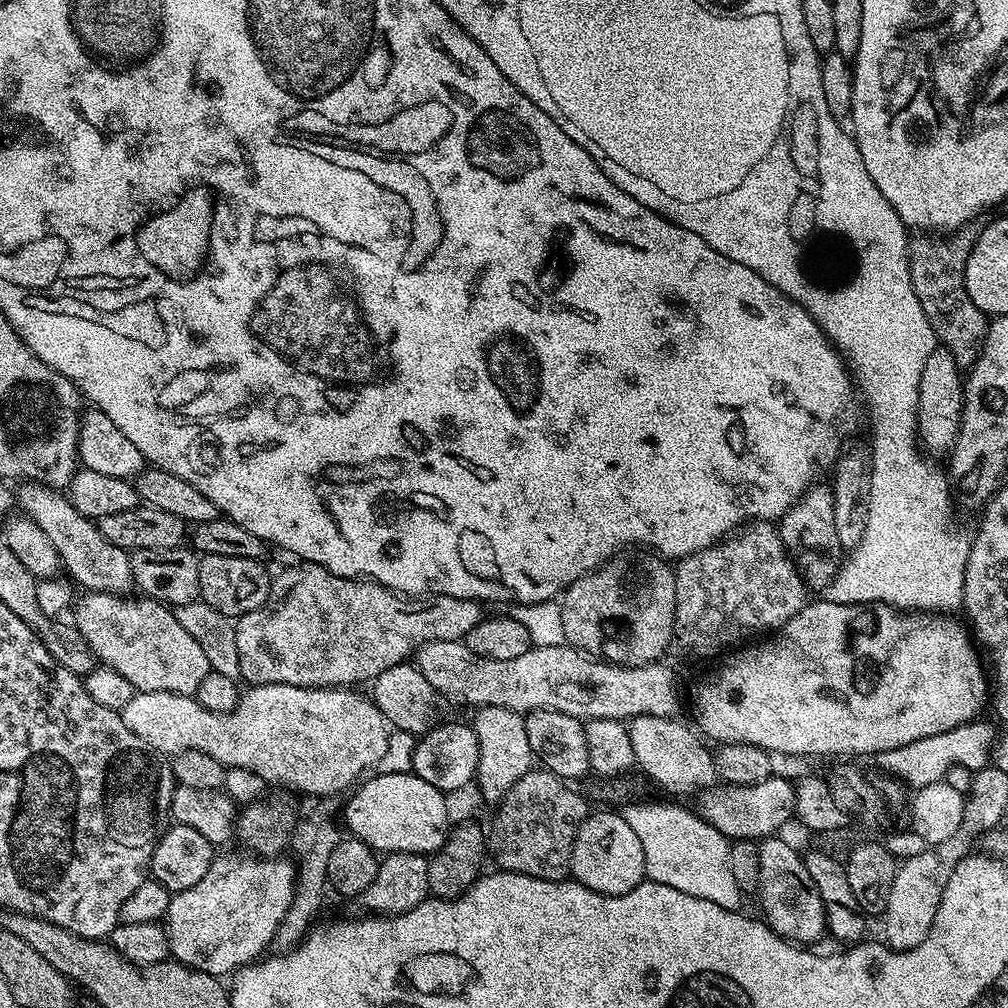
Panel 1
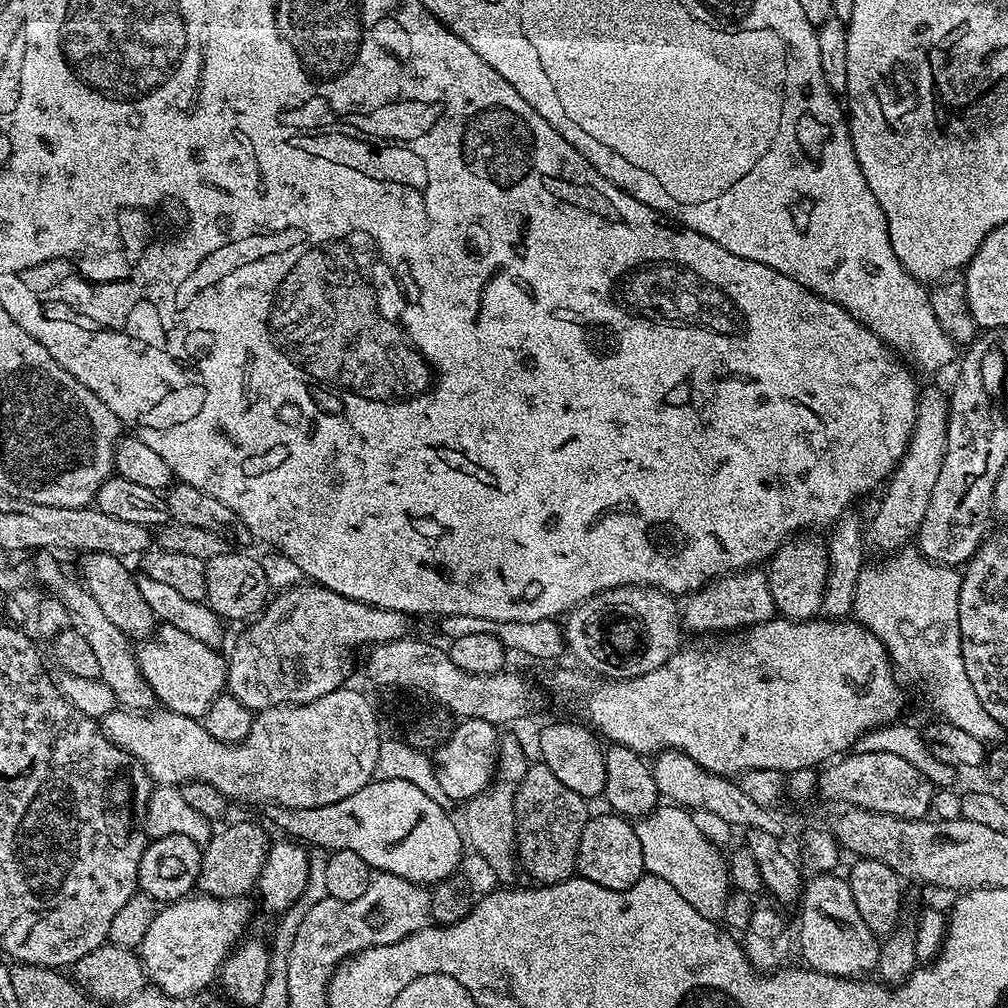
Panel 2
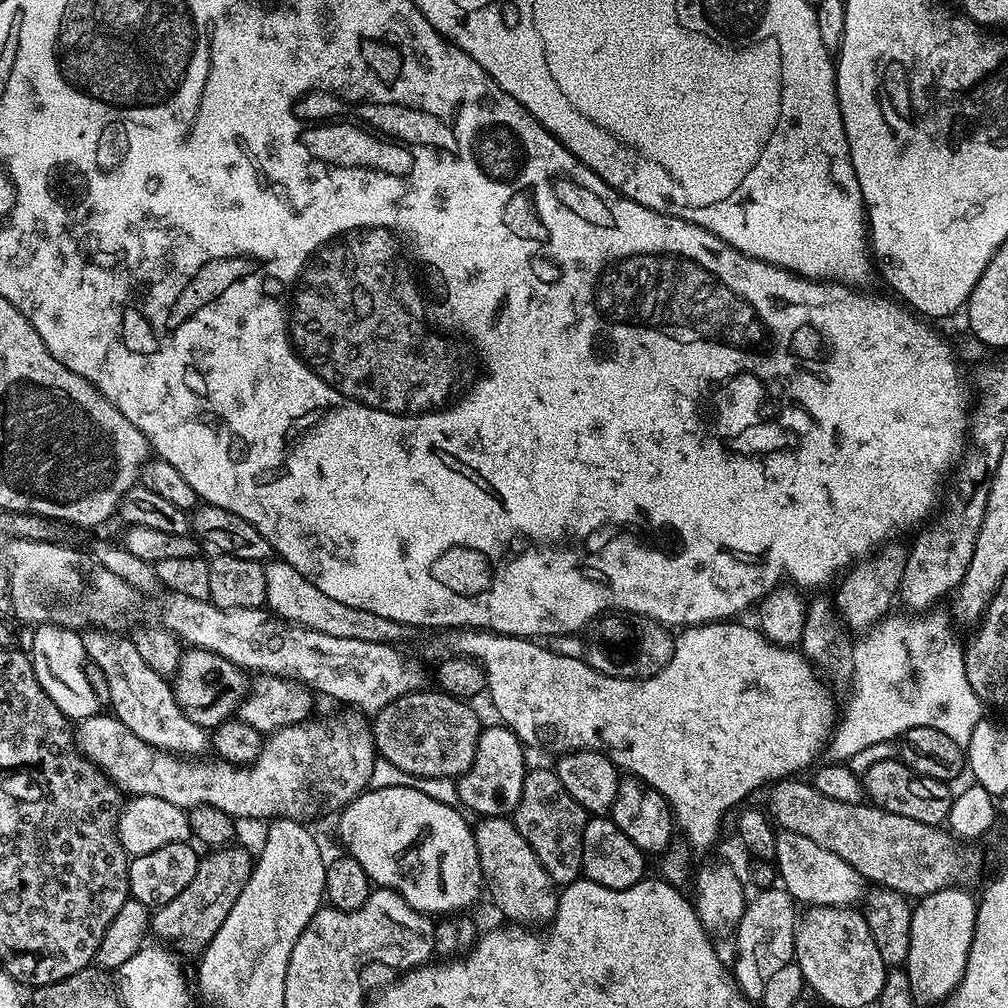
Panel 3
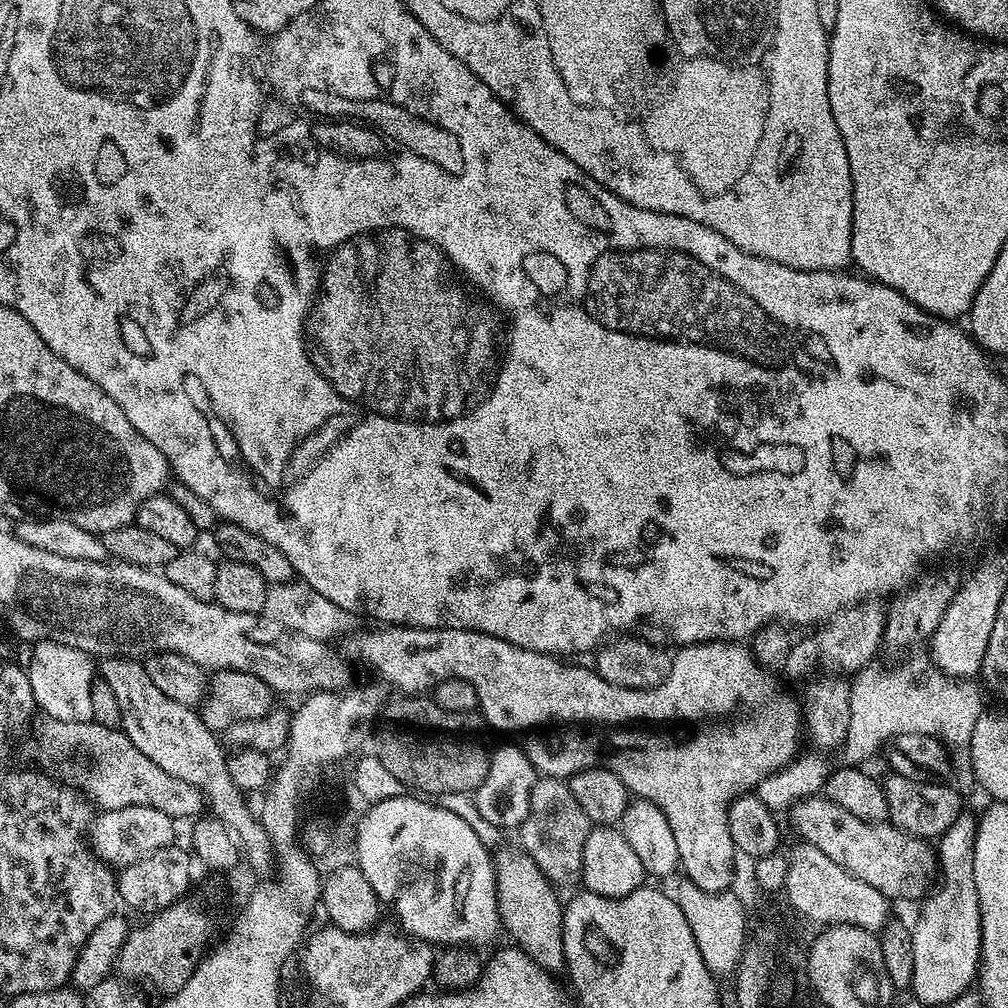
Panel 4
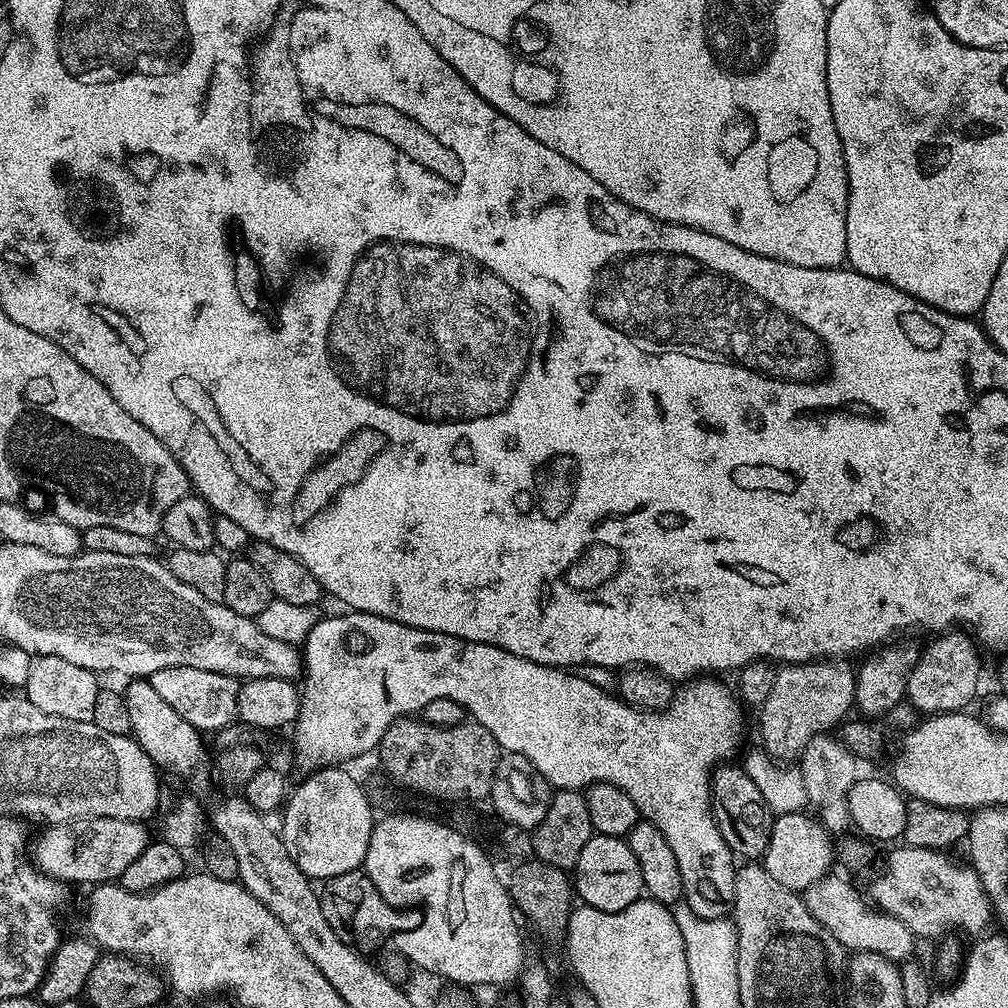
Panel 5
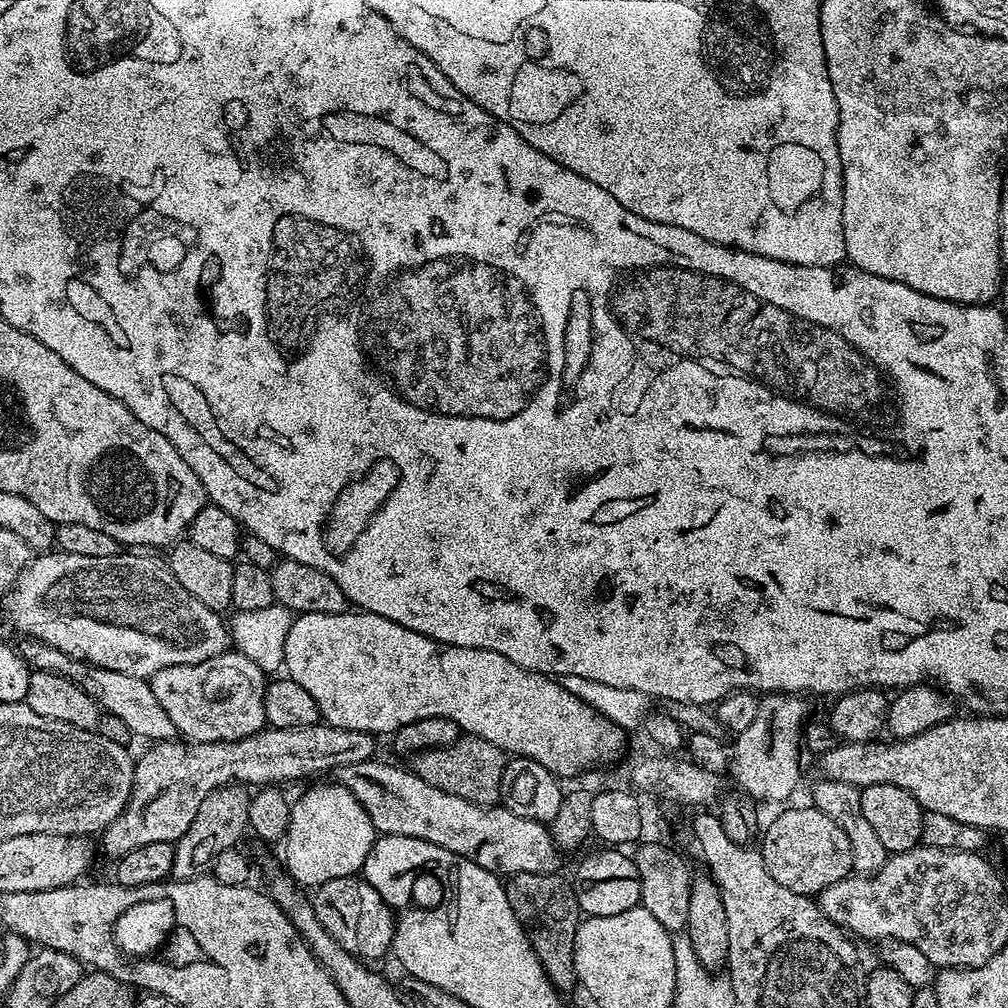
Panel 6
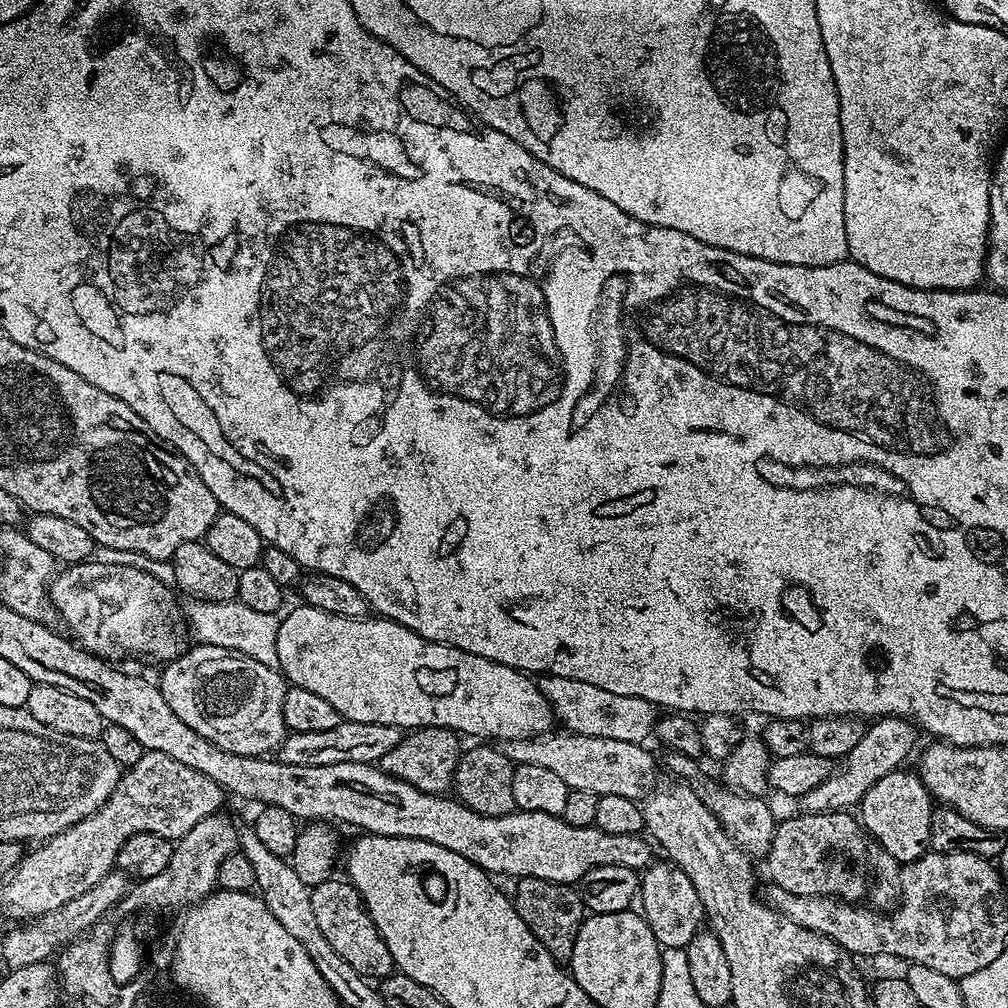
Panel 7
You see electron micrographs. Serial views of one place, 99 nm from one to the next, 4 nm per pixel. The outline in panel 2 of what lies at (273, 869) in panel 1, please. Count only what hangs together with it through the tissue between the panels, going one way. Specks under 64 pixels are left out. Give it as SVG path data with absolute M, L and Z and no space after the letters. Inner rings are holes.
M189 894L183 900L165 903L159 909L146 930L146 938L142 938L138 954L144 961L144 971L147 979L159 991L168 996L194 996L205 991L204 988L212 979L221 975L224 961L232 955L234 949L241 943L244 931L248 928L248 919L252 916L252 904L244 896L235 896L223 900L217 896Z

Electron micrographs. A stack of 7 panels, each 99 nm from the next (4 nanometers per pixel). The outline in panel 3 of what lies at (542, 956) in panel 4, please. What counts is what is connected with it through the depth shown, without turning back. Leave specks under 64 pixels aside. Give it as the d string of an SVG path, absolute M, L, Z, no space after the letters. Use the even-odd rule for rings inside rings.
M485 816L475 825L480 875L486 892L492 895L496 908L507 919L524 926L540 926L556 914L557 889L546 874L542 862L530 850L530 842L518 834L515 823L502 816Z

